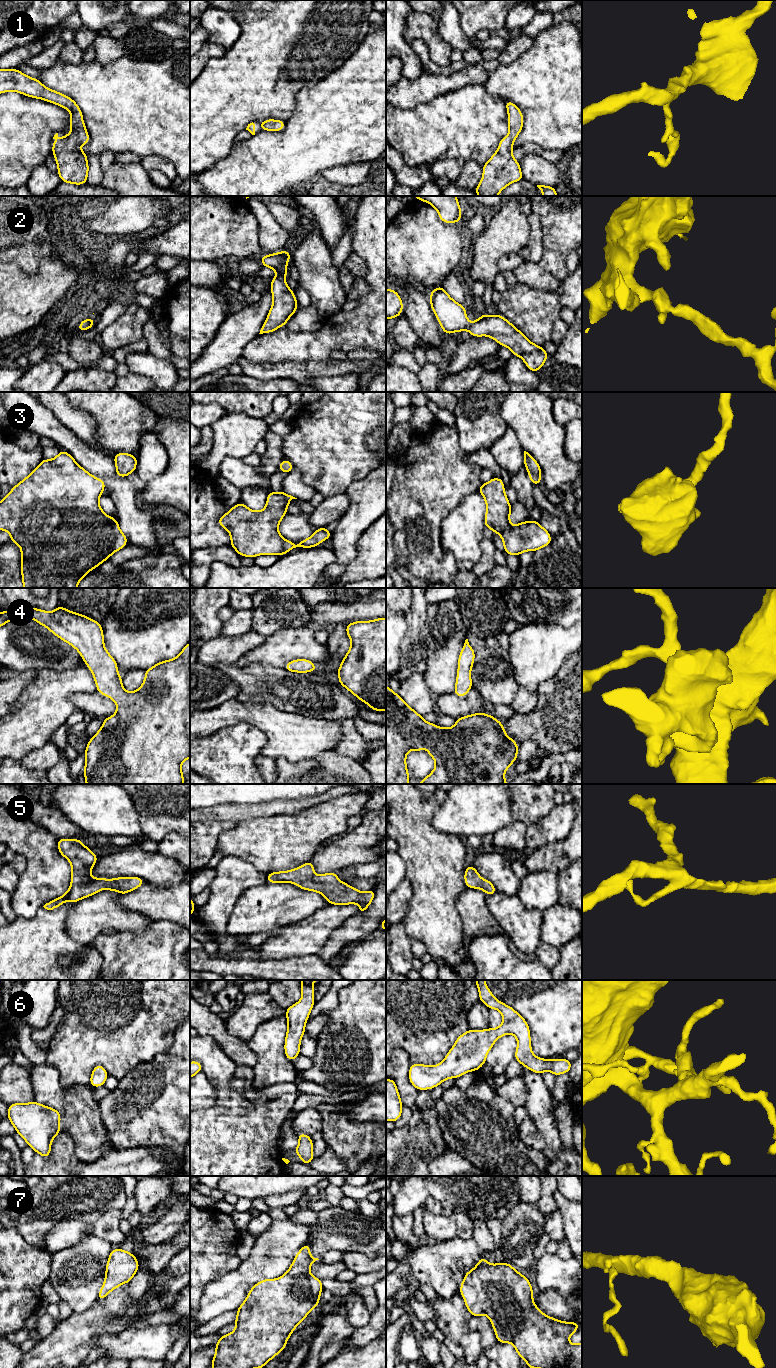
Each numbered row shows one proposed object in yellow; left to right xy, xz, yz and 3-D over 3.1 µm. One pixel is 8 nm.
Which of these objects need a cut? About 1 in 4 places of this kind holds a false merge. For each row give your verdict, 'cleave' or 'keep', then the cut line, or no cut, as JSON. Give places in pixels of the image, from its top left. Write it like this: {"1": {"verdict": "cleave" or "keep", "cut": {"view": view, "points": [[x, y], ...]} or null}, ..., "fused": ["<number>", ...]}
{"1": {"verdict": "keep", "cut": null}, "2": {"verdict": "keep", "cut": null}, "3": {"verdict": "keep", "cut": null}, "4": {"verdict": "keep", "cut": null}, "5": {"verdict": "keep", "cut": null}, "6": {"verdict": "keep", "cut": null}, "7": {"verdict": "keep", "cut": null}, "fused": []}

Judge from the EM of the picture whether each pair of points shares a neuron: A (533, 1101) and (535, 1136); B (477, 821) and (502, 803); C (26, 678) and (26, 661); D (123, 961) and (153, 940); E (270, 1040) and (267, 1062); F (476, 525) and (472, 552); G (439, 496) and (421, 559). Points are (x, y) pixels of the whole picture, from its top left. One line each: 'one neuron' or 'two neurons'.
A: two neurons
B: one neuron
C: two neurons
D: one neuron
E: one neuron
F: one neuron
G: one neuron

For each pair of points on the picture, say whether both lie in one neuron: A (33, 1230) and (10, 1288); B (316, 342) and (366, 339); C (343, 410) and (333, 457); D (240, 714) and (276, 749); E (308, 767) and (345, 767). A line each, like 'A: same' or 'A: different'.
A: different
B: same
C: same
D: same
E: same

